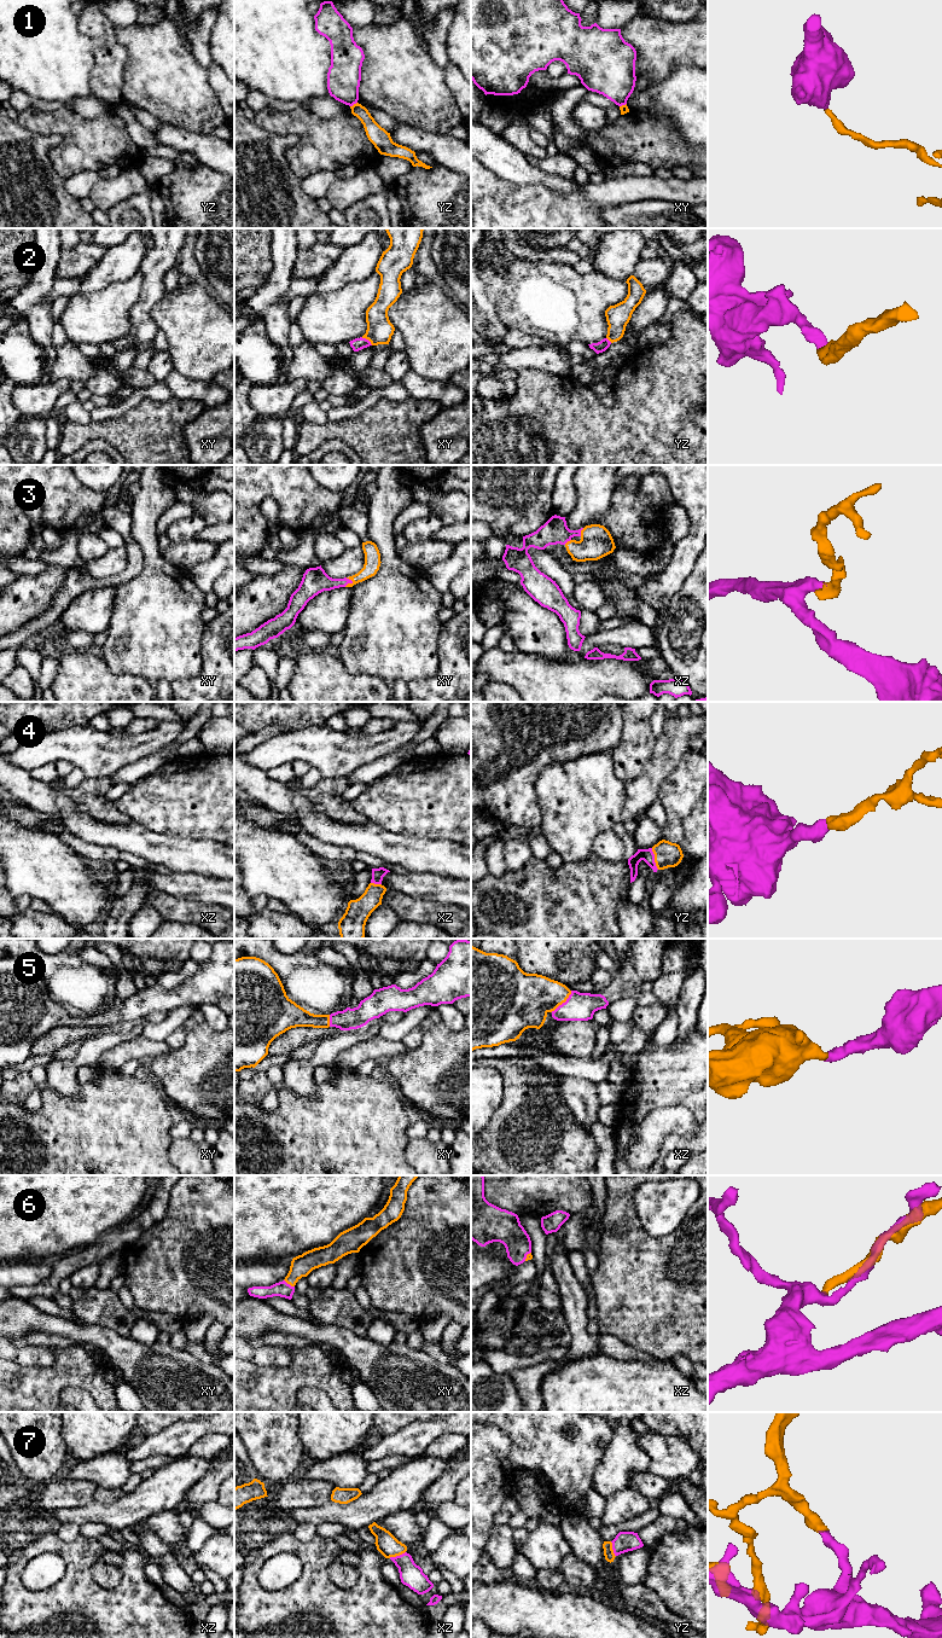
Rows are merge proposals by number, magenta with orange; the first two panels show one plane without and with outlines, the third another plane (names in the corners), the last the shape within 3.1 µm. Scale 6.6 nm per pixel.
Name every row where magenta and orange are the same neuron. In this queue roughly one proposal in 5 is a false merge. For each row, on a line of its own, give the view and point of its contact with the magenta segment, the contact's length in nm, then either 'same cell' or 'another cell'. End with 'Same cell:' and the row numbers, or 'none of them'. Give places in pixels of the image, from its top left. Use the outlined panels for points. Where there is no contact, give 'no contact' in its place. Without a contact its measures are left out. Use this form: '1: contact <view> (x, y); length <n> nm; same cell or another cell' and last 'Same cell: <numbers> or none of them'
1: contact yz (353, 104); length 60 nm; another cell
2: contact xy (367, 340); length 90 nm; same cell
3: contact xy (348, 582); length 70 nm; same cell
4: contact yz (653, 859); length 150 nm; same cell
5: contact xz (563, 1003); length 200 nm; same cell
6: contact xy (289, 1284); length 90 nm; same cell
7: contact xz (396, 1556); length 120 nm; same cell
Same cell: 2, 3, 4, 5, 6, 7

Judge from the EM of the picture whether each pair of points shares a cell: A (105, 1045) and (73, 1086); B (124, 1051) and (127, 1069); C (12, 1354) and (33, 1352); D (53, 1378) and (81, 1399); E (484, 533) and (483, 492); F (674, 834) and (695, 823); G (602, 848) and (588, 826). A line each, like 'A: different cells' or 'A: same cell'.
A: same cell
B: different cells
C: same cell
D: different cells
E: different cells
F: different cells
G: different cells

